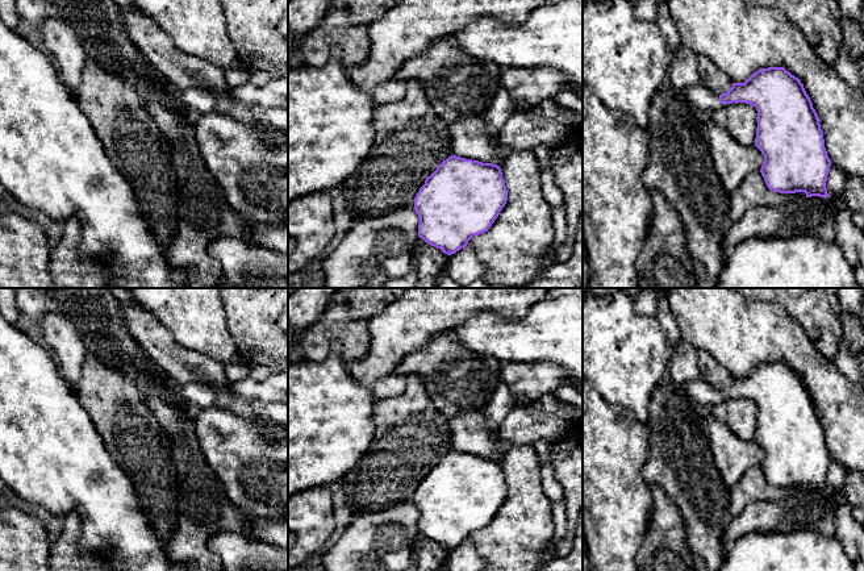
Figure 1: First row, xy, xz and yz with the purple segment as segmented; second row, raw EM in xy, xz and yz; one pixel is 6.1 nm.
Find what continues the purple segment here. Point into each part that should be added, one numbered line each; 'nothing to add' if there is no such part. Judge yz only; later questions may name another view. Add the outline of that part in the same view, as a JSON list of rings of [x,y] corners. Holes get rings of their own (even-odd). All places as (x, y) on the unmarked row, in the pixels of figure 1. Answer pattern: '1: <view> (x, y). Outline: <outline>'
1: yz (702, 396). Outline: [[[702,378],[679,385],[693,408],[698,412],[710,410],[714,405],[723,401],[719,396],[719,391]]]

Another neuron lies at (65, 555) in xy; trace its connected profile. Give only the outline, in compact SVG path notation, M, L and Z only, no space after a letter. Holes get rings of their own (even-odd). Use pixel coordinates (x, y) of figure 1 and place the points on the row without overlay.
M76 513L64 518L60 537L51 543L51 571L109 571L107 559L95 553L80 553L82 521Z

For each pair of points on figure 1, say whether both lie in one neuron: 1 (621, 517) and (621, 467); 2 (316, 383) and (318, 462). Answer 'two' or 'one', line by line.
1: one
2: one

